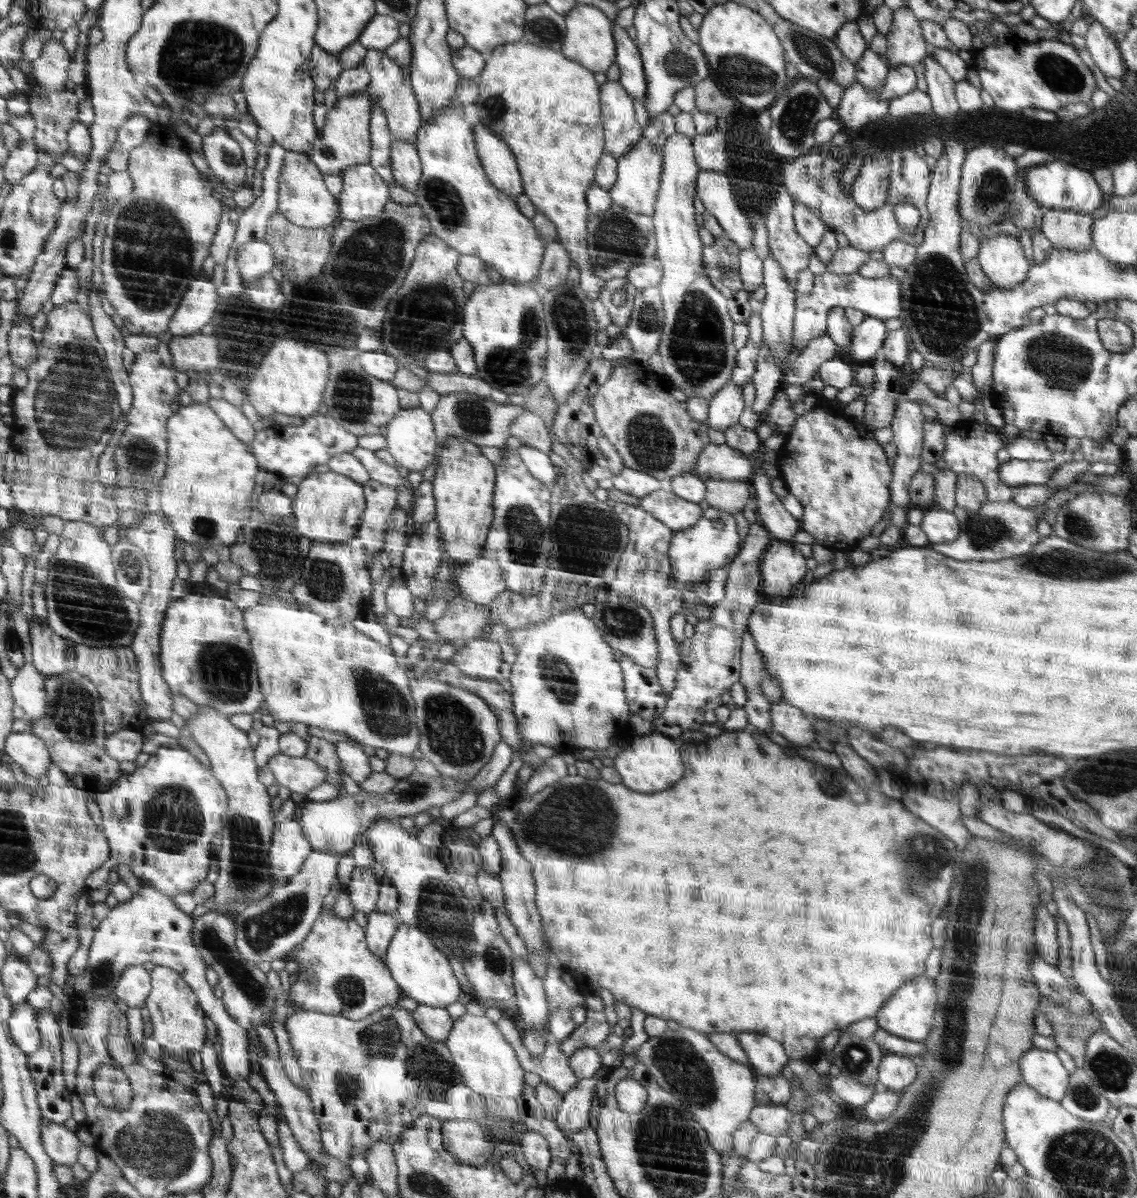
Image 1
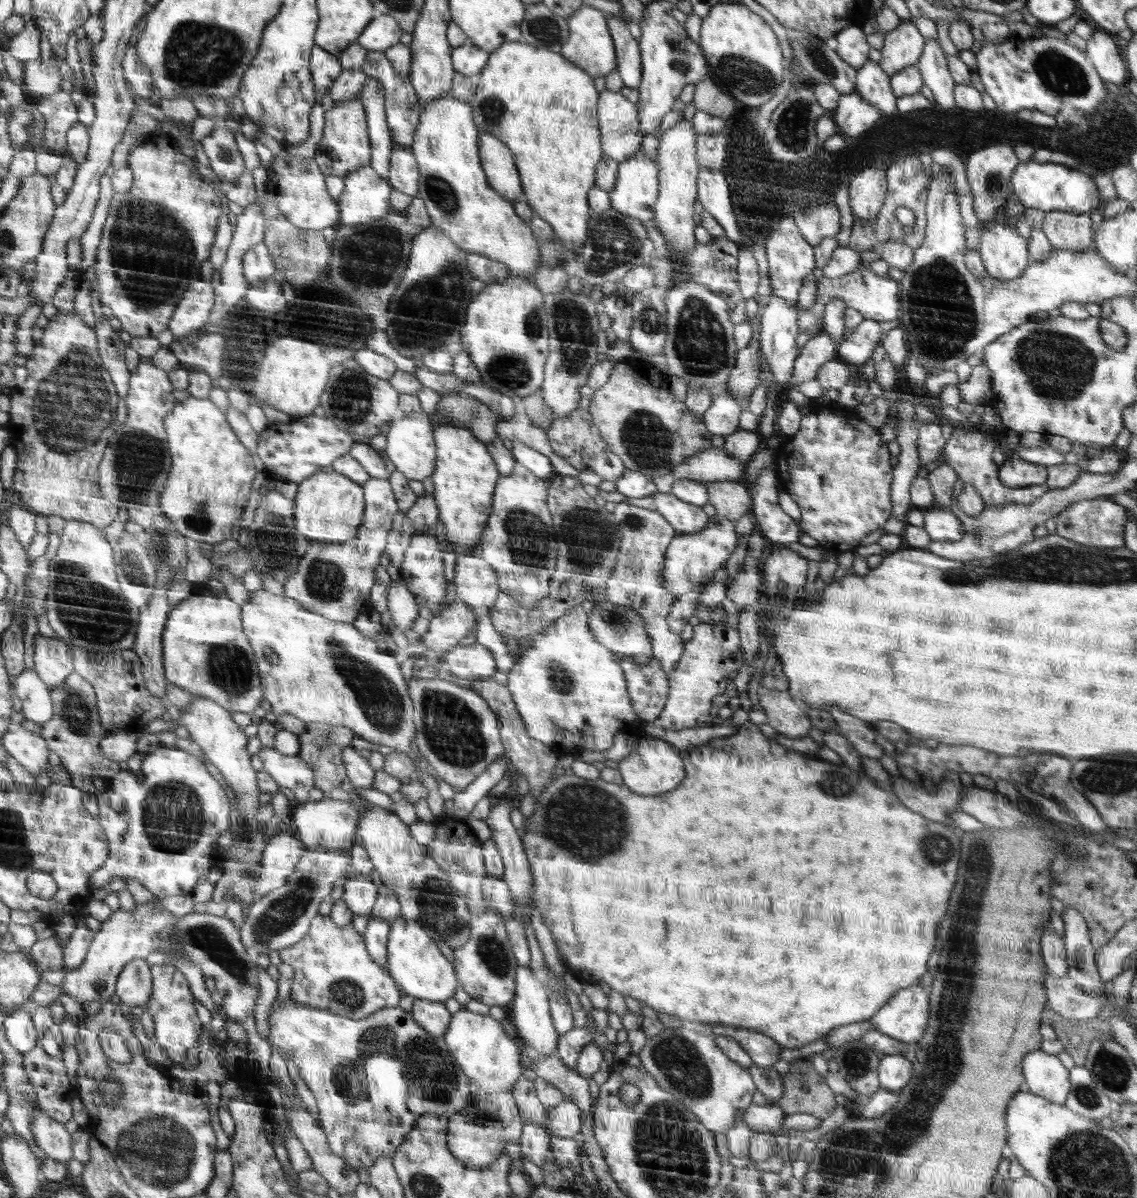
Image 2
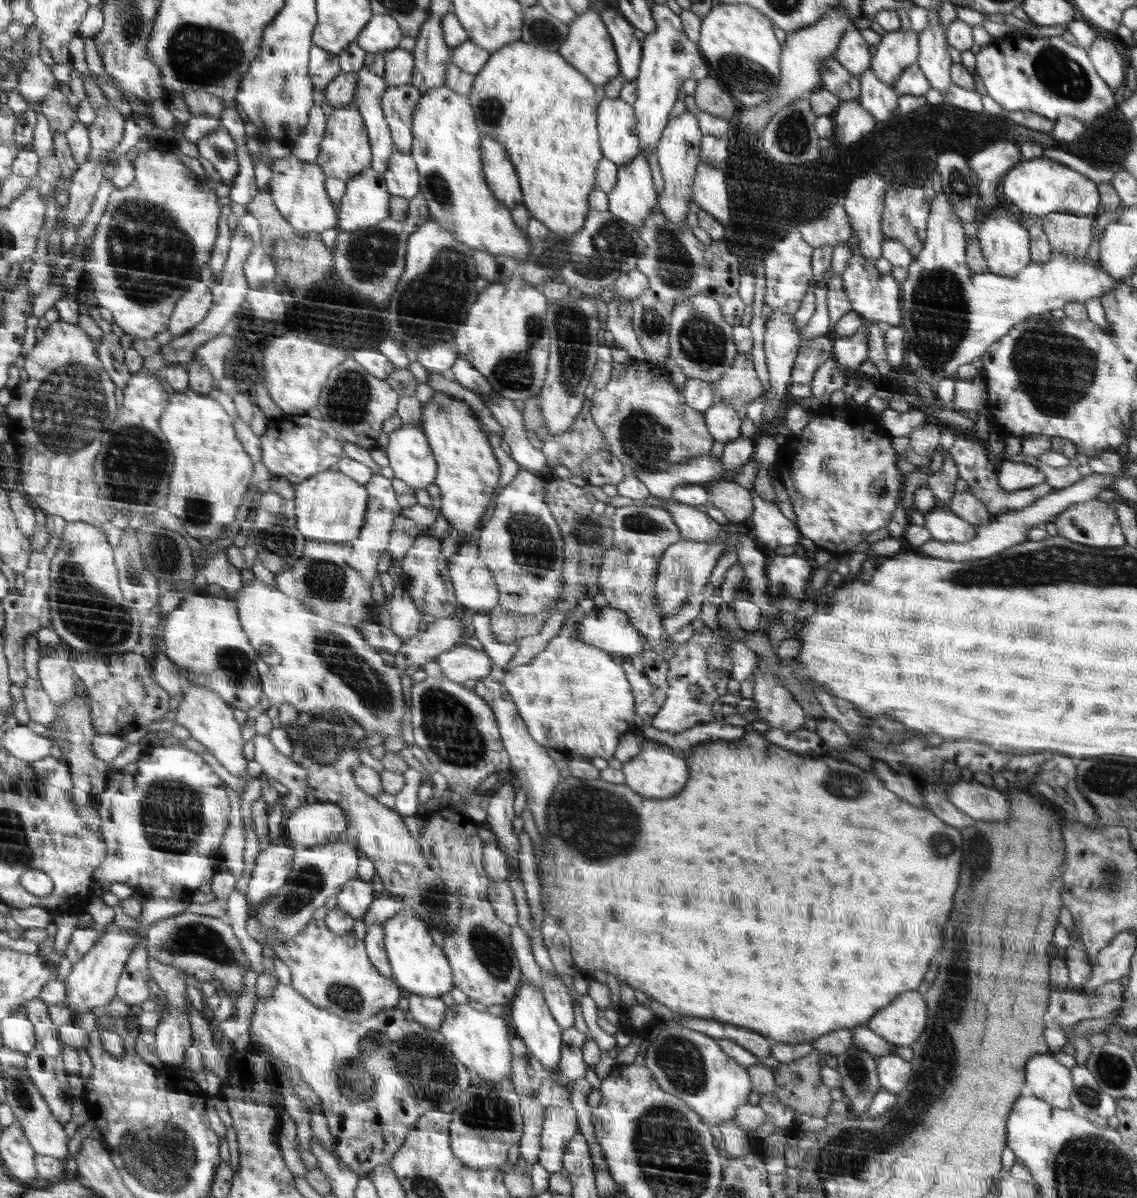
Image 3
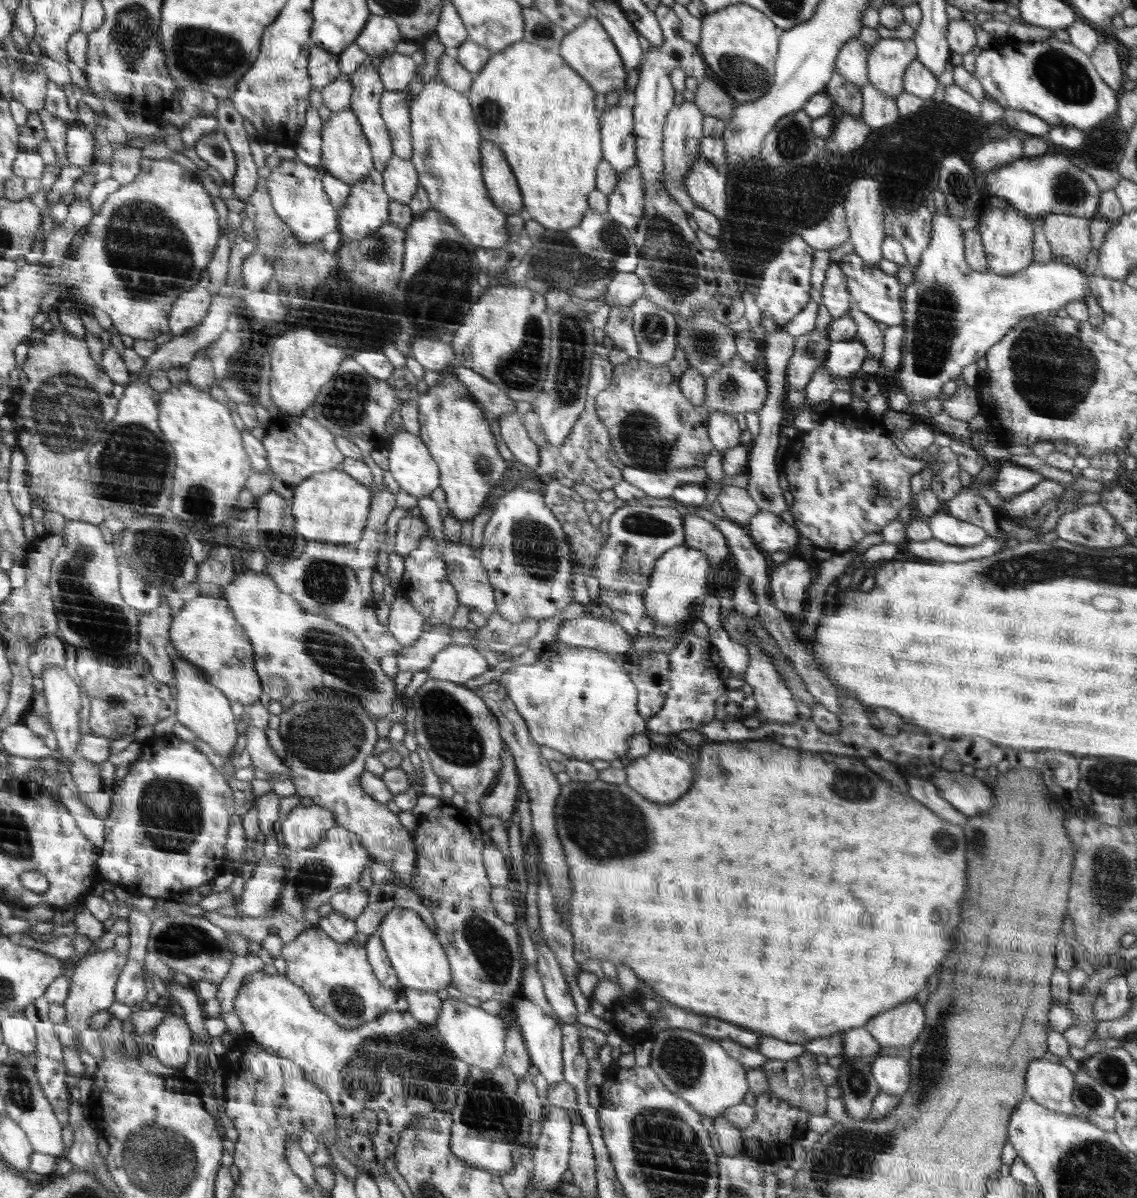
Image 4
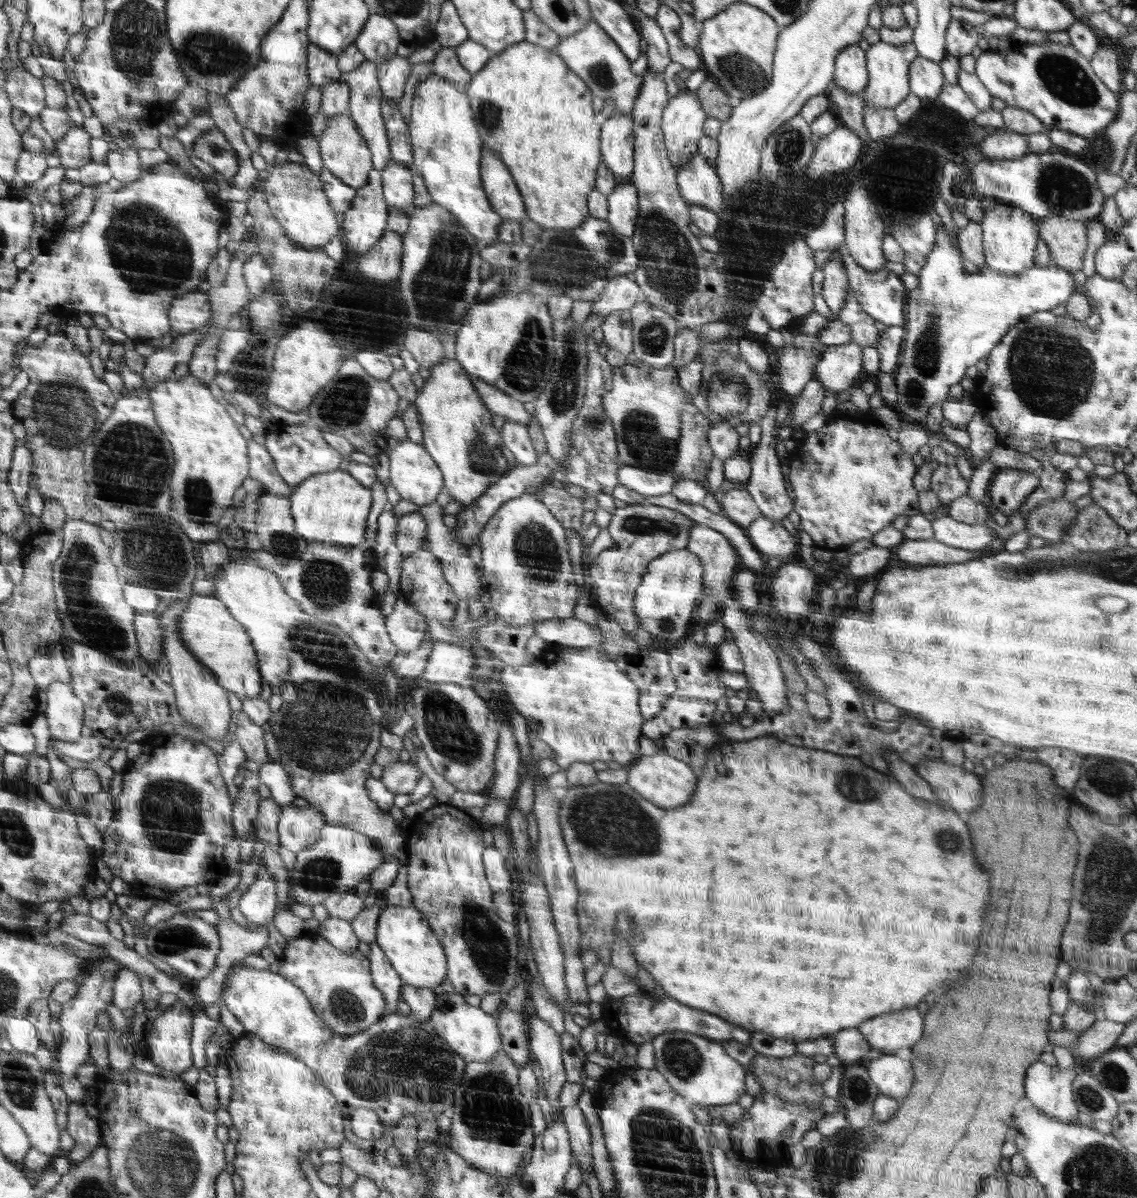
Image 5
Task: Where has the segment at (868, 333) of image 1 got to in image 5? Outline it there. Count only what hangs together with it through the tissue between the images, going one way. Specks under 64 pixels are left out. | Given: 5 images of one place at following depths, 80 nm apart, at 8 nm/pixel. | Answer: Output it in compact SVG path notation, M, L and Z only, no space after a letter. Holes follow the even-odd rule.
M850 343L830 346L815 366L814 379L818 379L827 390L828 397L855 386L862 372L862 346Z

